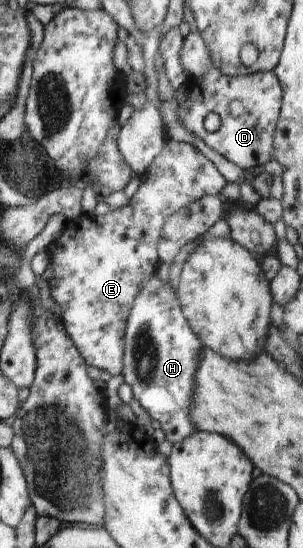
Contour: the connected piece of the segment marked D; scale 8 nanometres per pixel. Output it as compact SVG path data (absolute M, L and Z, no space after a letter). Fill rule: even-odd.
M211 66L200 77L187 74L183 86L188 89L187 99L179 107L178 117L189 133L205 141L207 147L213 148L221 157L233 161L250 174L261 170L267 161L274 159L274 131L282 106L282 87L274 70L227 77L219 68ZM231 101L241 101L243 105L243 113L238 117L229 114ZM211 111L221 119L219 129L214 132L203 128L203 120Z

